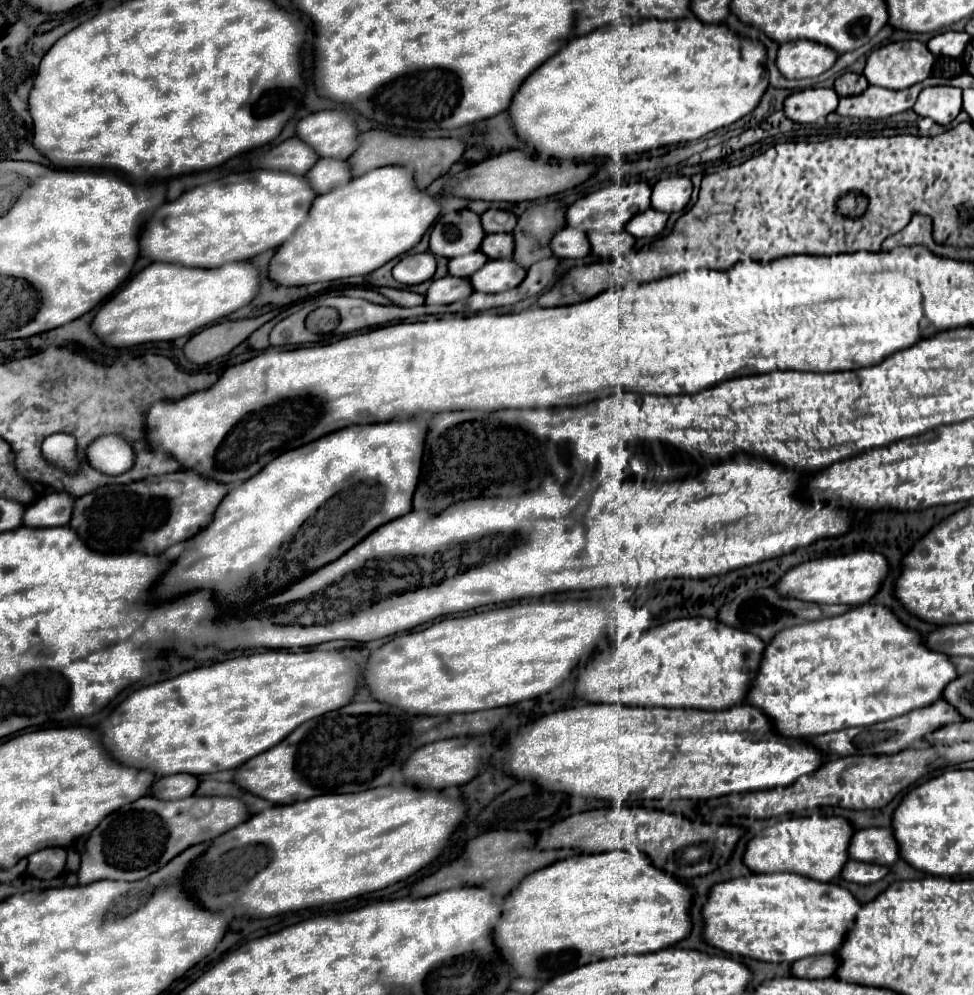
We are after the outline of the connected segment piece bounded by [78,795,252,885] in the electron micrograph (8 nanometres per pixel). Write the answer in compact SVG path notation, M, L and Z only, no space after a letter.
M146 795L140 801L120 807L118 811L114 811L114 815L110 813L88 835L82 849L78 881L86 885L96 879L136 881L148 877L184 849L214 839L220 833L226 833L228 829L234 829L236 825L240 825L240 821L248 821L250 815L252 813L248 805L236 797L192 795L176 801L160 801L158 797Z

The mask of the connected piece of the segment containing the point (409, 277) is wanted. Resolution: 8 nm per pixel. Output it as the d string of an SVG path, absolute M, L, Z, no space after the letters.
M420 253L402 257L394 265L392 275L402 285L418 285L422 281L432 279L434 271L436 271L436 257L432 253Z

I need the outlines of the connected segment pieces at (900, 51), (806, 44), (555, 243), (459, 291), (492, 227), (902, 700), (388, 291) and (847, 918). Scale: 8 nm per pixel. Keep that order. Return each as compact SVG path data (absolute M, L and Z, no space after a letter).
M908 39L908 41L896 41L888 43L876 51L870 53L864 69L864 77L868 79L870 85L878 85L884 89L906 89L922 79L926 79L932 71L934 65L934 55L928 51L928 47L920 41Z
M792 41L780 45L776 65L786 79L806 79L828 71L838 57L840 55L826 45L816 45L814 41Z
M572 227L560 229L552 237L550 247L552 247L554 257L558 257L558 259L582 259L582 257L590 255L590 245L588 245L586 233L580 229L572 229Z
M446 275L442 279L434 279L428 293L426 303L428 305L450 305L454 301L464 301L472 295L472 285L464 277L452 277Z
M488 209L482 215L482 225L486 233L512 233L516 227L516 215L512 211Z
M866 603L840 617L780 631L764 651L748 703L768 713L780 735L816 737L926 707L956 677L950 657L928 649L922 633L904 625L890 607Z
M380 287L378 293L386 295L394 305L400 305L400 307L414 307L414 305L422 305L422 303L424 303L424 297L422 297L422 295L412 293L412 291L406 291L406 289Z
M754 873L712 887L710 897L702 907L704 939L706 943L726 953L752 957L758 961L794 963L804 957L836 953L838 947L844 943L848 931L856 923L860 907L862 903L854 897L854 893L836 883L820 883L798 873Z

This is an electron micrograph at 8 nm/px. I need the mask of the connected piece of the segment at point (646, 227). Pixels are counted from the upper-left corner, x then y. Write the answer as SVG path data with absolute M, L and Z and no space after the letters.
M650 207L644 213L632 217L632 221L626 225L626 231L632 233L634 237L656 237L666 227L666 221L668 221L666 213L660 213Z

